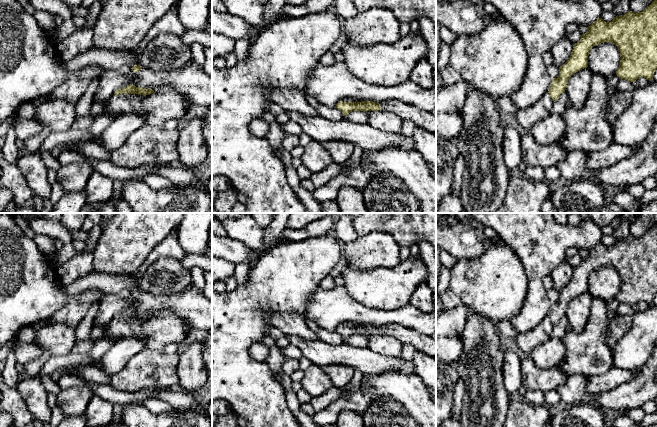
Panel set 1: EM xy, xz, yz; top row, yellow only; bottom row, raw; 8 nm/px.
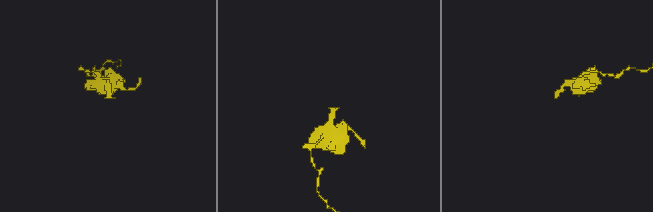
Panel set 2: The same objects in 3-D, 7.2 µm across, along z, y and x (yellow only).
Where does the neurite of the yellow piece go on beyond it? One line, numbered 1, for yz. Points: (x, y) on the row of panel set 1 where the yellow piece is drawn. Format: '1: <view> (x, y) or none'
1: yz (527, 118)

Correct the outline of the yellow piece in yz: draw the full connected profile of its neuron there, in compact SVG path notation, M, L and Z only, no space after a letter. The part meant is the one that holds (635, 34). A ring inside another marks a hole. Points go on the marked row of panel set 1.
M654 0L642 12L635 13L629 10L624 15L616 16L611 22L598 18L588 26L588 31L582 34L577 43L573 44L569 59L559 67L559 75L552 79L548 92L533 106L518 110L517 121L526 131L551 114L554 102L565 92L570 77L588 67L591 48L604 42L615 44L620 52L620 65L616 71L619 79L634 83L638 78L644 77L651 81L657 69L657 0Z

